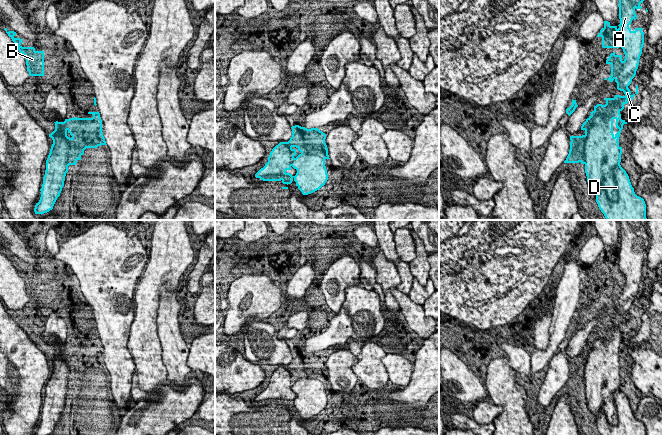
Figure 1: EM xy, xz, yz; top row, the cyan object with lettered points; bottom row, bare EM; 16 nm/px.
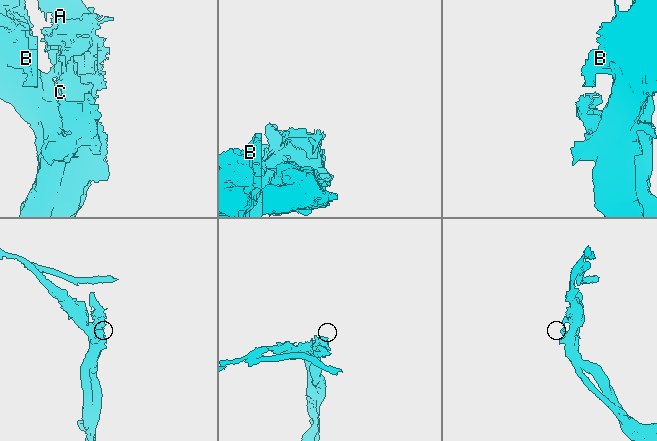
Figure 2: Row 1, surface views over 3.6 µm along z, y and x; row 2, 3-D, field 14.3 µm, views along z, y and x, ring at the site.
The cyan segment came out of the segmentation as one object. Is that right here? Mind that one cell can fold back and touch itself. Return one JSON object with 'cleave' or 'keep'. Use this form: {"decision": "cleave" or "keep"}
{"decision": "cleave"}

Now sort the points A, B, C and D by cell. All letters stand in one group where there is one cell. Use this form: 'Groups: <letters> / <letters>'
Groups: A C / B D

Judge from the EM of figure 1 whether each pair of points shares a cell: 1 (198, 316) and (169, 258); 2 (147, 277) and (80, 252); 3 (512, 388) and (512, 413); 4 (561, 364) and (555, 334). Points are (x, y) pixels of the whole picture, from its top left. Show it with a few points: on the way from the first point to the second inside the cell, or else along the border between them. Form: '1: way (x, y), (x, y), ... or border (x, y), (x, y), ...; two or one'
1: border (176, 289), (176, 300), (180, 307), (178, 314); two
2: border (147, 252), (147, 261), (135, 288); two
3: way (512, 394), (512, 407); one
4: border (555, 354), (544, 369); two

